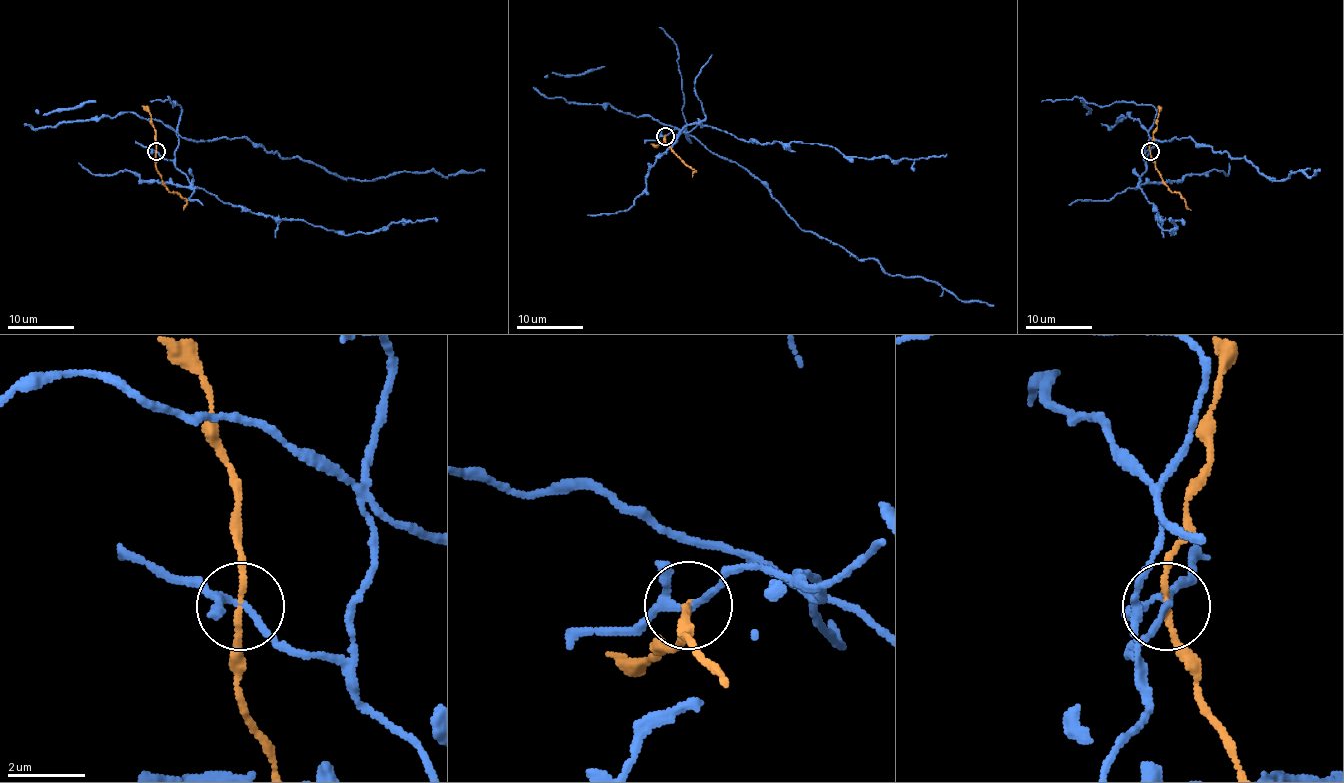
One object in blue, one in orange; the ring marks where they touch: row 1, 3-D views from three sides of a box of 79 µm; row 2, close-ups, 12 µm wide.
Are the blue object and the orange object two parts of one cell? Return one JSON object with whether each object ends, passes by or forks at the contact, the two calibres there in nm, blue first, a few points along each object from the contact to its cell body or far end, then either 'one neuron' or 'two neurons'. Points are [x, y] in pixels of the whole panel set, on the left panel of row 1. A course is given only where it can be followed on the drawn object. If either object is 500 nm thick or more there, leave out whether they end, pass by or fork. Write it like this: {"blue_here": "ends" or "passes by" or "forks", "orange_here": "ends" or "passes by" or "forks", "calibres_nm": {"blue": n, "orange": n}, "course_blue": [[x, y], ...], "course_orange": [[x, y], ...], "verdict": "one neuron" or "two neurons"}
{"blue_here": "forks", "orange_here": "passes by", "calibres_nm": {"blue": 160, "orange": 130}, "course_blue": [[156, 152], [171, 160], [181, 137], [242, 137], [351, 180], [485, 171]], "course_orange": [[156, 152], [156, 170], [161, 181], [169, 191], [186, 200], [183, 209]], "verdict": "two neurons"}

